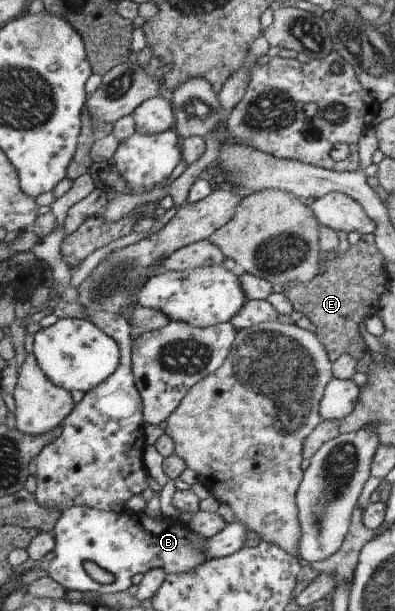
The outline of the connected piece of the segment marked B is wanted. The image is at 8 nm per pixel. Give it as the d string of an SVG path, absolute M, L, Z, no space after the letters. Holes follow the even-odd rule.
M74 506L61 514L55 534L58 540L56 557L50 562L50 576L56 578L64 587L70 590L85 592L120 593L128 591L134 585L134 577L138 573L150 573L152 569L164 569L167 574L185 574L194 571L199 565L206 563L209 557L203 547L206 539L194 532L190 524L163 518L155 520L146 512L104 511L98 508ZM86 561L94 561L105 571L111 573L115 580L111 584L102 584L94 581L86 569Z

